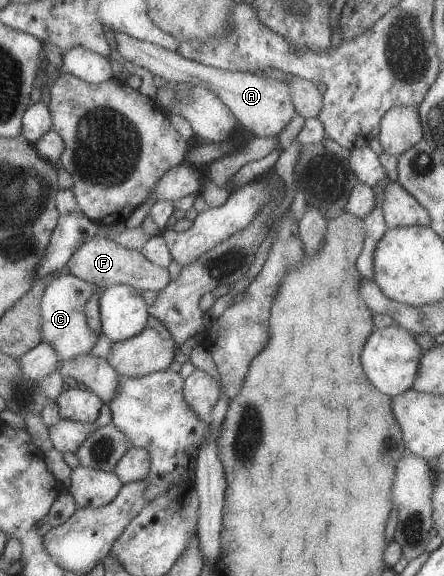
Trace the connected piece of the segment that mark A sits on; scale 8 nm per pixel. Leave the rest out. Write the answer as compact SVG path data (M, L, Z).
M114 32L116 50L126 62L146 68L153 76L160 76L167 82L202 86L218 96L229 108L237 122L252 136L274 138L297 114L292 106L288 86L284 81L263 77L261 74L226 71L182 58L176 51L160 48L155 44L139 41L120 32Z

